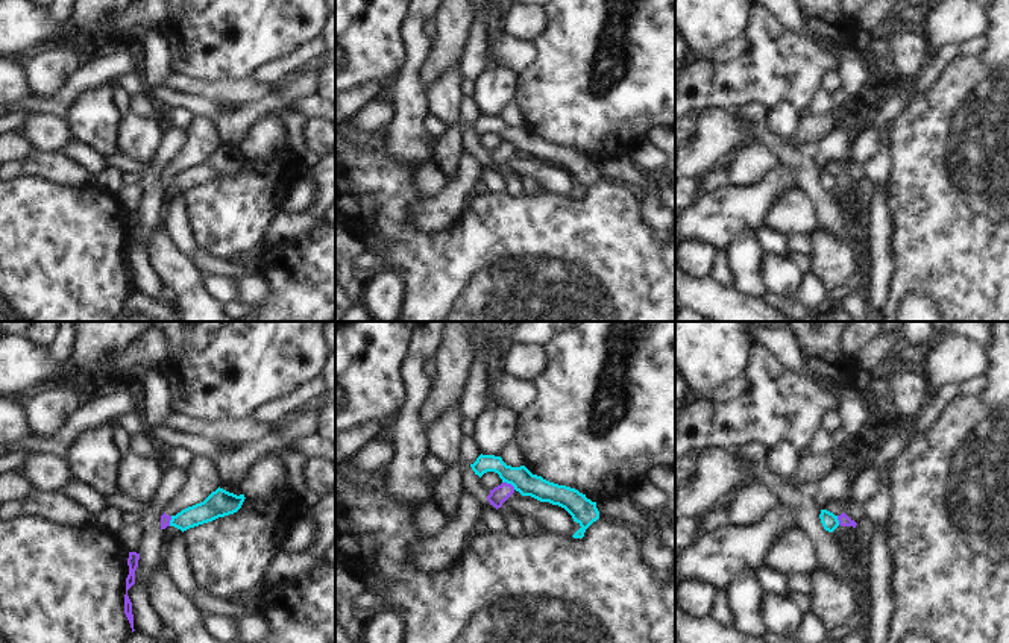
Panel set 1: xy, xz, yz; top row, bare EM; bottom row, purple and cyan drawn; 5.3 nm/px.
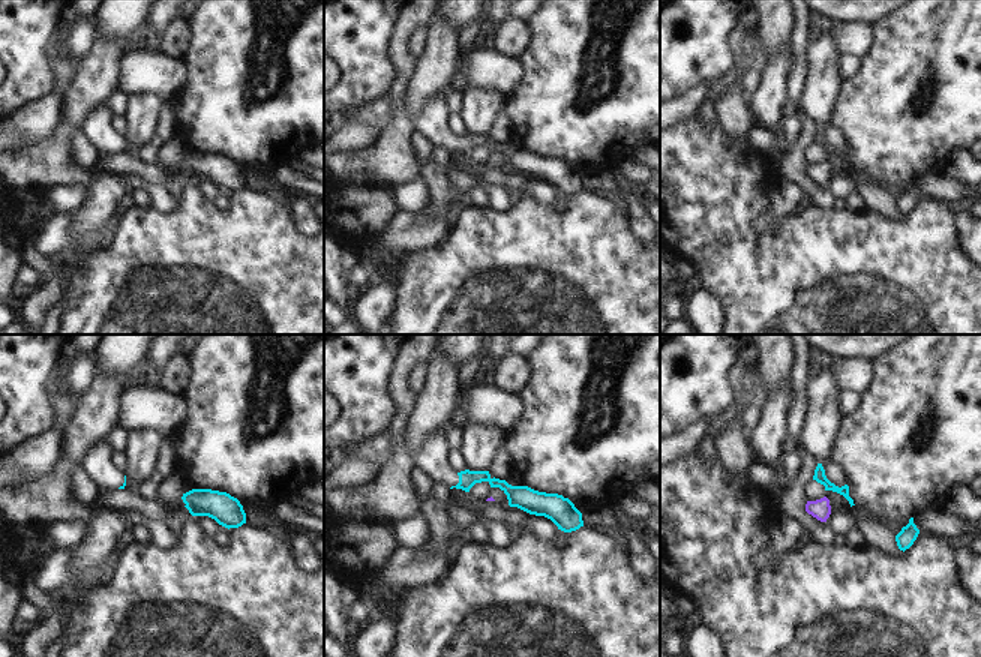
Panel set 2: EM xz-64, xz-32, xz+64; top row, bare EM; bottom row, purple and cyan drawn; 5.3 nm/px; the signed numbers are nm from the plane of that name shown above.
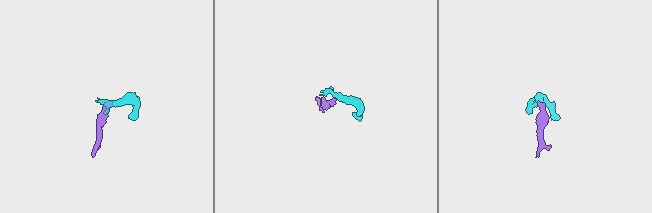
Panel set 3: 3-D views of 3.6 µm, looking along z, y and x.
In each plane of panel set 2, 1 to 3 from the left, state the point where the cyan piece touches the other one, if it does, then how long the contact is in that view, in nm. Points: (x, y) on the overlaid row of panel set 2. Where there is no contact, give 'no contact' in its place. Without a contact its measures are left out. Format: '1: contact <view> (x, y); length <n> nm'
1: no contact
2: no contact
3: no contact

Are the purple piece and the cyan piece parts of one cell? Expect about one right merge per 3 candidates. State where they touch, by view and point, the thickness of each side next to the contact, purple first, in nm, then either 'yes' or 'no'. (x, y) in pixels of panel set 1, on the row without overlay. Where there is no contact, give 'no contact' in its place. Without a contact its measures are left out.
meets purple in xz at (509, 144); 90 nm thick on the purple side, 120 nm on the other; no

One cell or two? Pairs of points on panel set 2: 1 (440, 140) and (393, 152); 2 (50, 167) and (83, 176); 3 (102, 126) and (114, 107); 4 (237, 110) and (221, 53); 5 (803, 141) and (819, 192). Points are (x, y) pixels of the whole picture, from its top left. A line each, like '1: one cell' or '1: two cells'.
1: two cells
2: one cell
3: two cells
4: one cell
5: one cell

